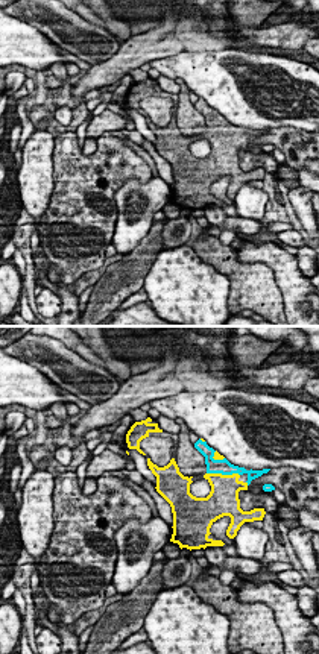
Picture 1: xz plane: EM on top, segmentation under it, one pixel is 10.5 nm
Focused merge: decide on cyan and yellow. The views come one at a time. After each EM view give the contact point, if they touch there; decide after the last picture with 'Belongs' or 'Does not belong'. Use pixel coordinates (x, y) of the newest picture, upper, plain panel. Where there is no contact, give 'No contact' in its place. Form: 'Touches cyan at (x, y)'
Touches cyan at (224, 134)

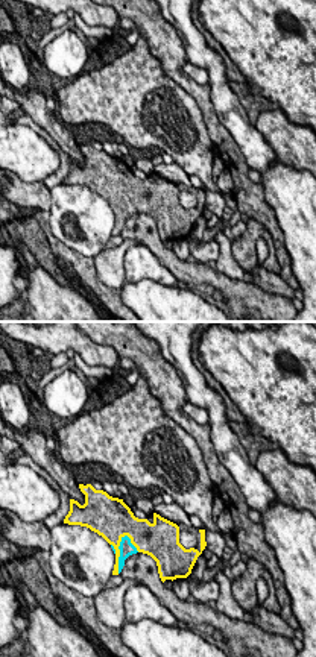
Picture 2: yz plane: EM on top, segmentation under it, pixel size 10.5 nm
Touches cyan at (120, 214)

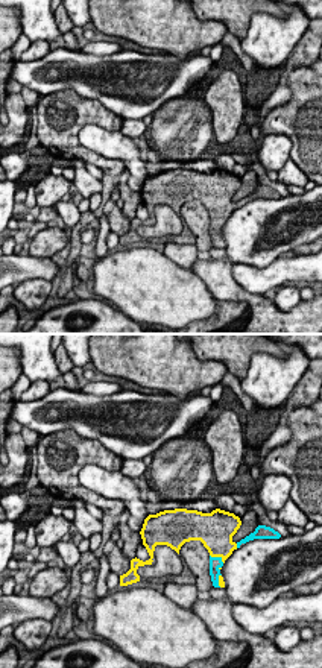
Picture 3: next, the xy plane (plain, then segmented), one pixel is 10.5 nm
Touches cyan at (217, 217)

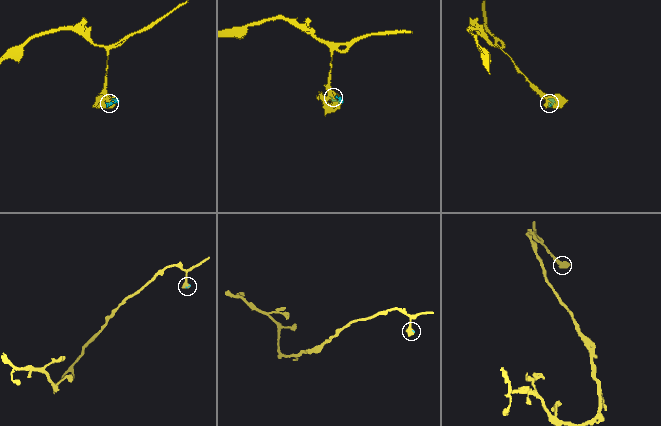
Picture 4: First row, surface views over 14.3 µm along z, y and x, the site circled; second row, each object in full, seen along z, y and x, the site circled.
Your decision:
Belongs

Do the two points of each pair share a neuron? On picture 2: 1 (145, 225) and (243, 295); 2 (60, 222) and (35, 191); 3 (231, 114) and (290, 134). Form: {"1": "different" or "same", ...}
{"1": "same", "2": "different", "3": "different"}

